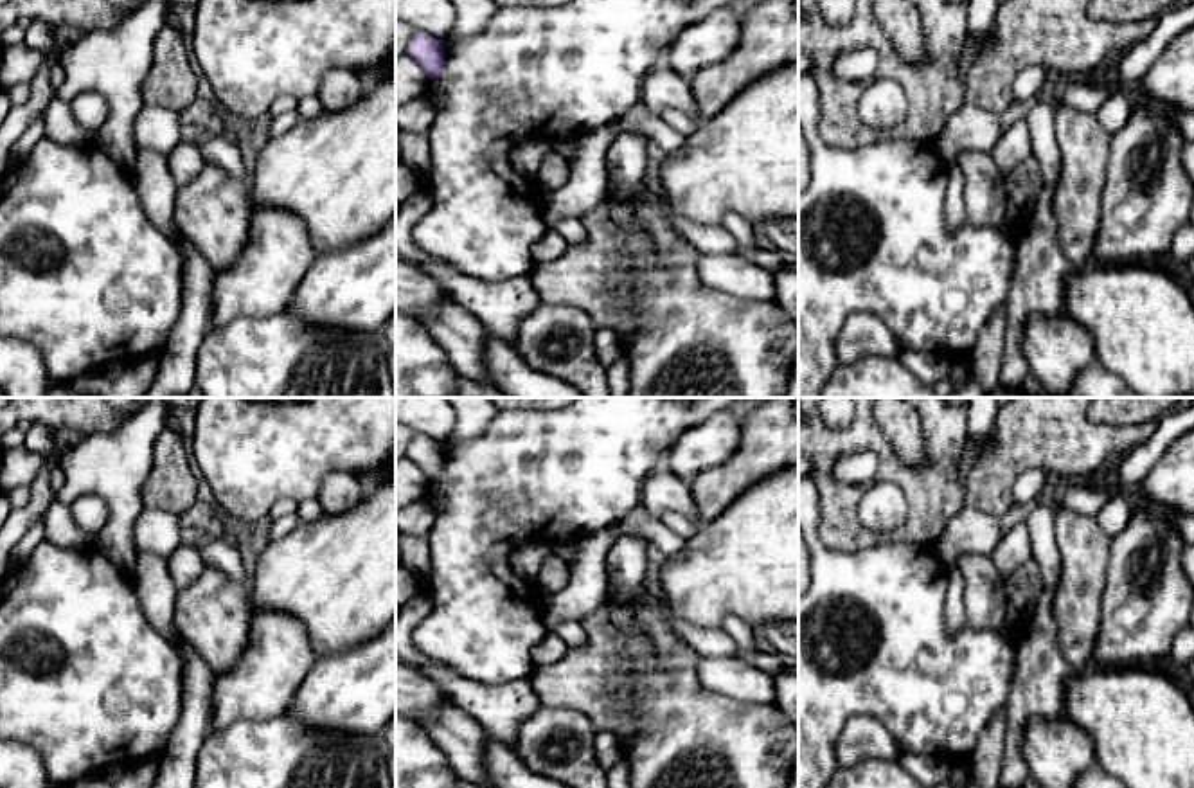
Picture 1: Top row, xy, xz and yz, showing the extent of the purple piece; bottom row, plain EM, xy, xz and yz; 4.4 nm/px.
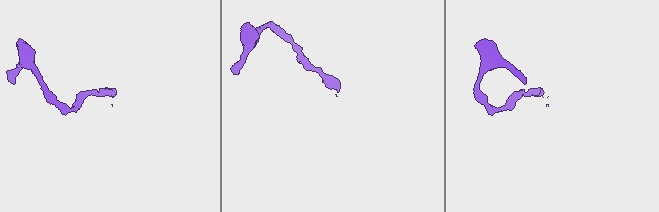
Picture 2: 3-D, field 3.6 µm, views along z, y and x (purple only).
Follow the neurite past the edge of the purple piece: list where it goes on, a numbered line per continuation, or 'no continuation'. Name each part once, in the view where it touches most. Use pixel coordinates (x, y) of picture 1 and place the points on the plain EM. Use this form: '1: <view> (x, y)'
1: xy (155, 589)

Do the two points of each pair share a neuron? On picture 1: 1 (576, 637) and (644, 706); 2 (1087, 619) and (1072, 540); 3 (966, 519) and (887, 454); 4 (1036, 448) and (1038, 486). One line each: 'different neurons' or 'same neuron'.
1: different neurons
2: same neuron
3: different neurons
4: different neurons

